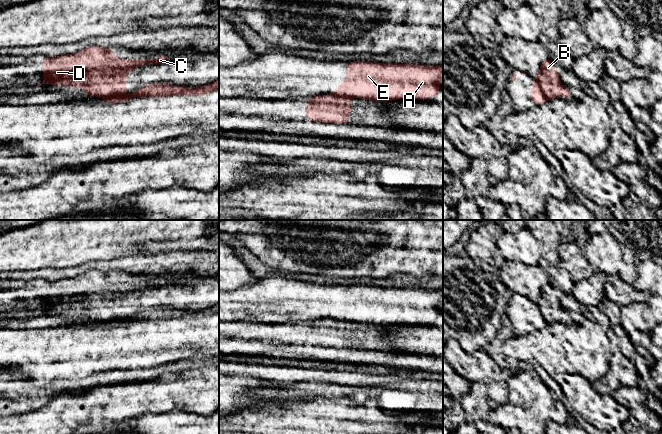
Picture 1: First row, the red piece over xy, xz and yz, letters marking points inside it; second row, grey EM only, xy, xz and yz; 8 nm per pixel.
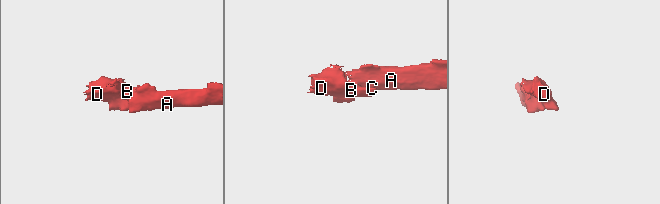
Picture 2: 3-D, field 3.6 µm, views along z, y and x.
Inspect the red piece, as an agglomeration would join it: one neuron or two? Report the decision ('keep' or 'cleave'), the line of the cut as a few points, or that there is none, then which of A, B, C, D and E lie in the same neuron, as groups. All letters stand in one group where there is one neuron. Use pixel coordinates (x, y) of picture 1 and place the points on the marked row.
cleave; cut yz (534, 79), (547, 99); groups A E / B C D

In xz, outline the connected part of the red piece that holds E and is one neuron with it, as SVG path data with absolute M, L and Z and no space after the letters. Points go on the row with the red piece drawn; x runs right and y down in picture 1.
M364 60L346 62L346 80L339 83L339 88L331 95L339 97L355 97L376 102L389 102L396 99L421 99L433 98L442 91L438 83L443 79L443 66L429 66L423 64L396 64L377 63Z

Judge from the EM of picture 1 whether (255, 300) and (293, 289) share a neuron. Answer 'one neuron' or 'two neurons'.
one neuron

